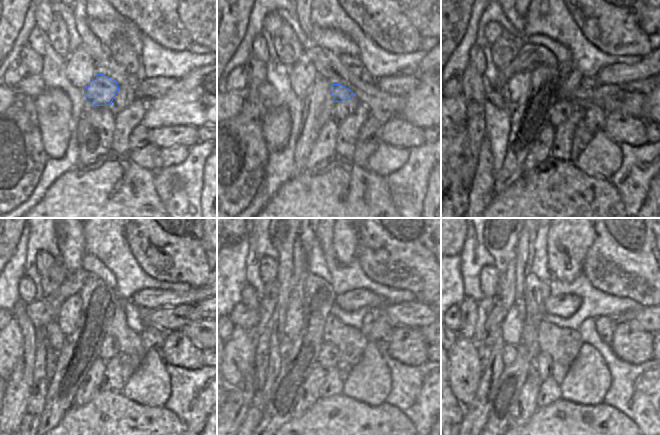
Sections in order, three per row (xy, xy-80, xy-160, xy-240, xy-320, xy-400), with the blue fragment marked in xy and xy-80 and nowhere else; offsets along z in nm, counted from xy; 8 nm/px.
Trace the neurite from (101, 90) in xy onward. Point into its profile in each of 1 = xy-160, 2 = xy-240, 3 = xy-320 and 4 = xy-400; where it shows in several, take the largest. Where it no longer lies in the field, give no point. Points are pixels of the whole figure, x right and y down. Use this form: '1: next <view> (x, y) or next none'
1: next xy-160 (601, 91)
2: next xy-240 (169, 318)
3: next xy-320 (413, 314)
4: next xy-400 (644, 319)

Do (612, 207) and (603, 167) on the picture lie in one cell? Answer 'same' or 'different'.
different

